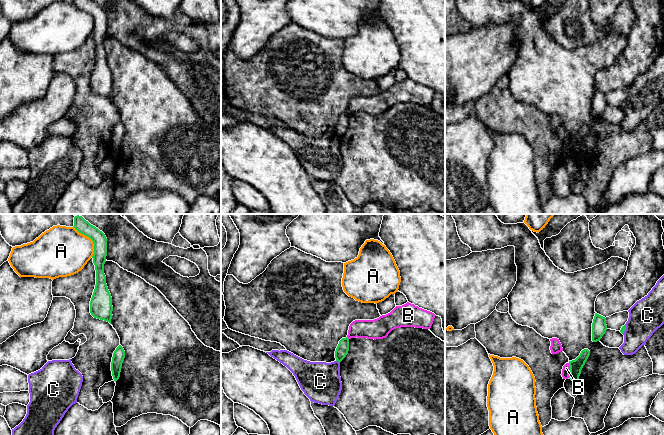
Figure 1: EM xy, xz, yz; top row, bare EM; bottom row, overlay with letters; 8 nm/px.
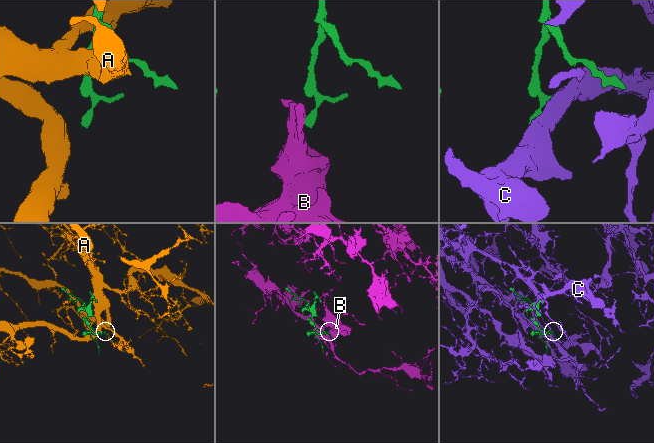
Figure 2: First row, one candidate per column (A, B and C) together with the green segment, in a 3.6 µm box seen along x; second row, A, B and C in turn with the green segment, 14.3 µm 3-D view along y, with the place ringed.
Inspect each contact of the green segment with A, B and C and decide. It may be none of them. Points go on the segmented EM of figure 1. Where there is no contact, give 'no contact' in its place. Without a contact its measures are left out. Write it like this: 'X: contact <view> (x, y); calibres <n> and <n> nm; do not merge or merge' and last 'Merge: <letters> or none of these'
A: contact xy (90, 238); calibres 120 and 400 nm; do not merge
B: contact yz (570, 370); calibres 100 and 60 nm; do not merge
C: contact xz (338, 361); calibres 100 and 320 nm; do not merge
Merge: none of these

